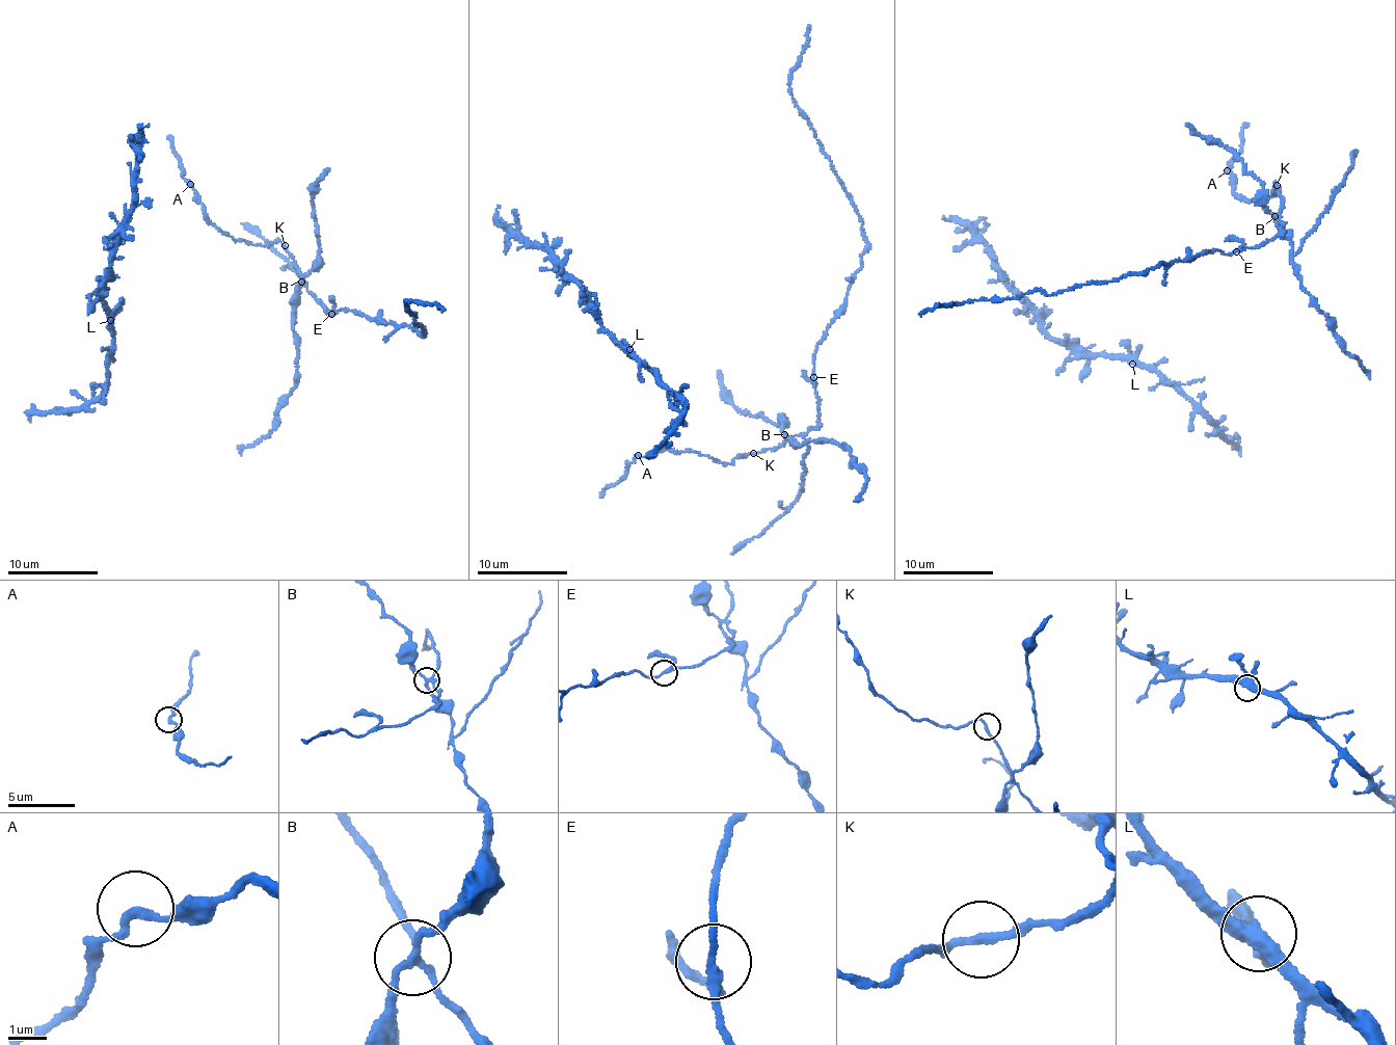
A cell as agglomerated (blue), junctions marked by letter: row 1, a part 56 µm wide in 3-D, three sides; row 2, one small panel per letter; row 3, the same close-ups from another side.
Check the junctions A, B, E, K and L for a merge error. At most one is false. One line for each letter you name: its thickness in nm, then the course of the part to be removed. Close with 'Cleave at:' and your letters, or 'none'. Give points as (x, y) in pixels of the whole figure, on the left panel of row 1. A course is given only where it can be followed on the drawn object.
B: Thickness 190 nm. Course of the part to remove: (302, 280), (293, 303), (294, 322), (301, 285), (296, 270), (268, 241), (241, 223)
Cleave at: B

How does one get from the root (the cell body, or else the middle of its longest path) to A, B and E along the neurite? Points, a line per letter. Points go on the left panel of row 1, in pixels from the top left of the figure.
A: (283, 244), (274, 241), (263, 246), (245, 243), (218, 231), (207, 218), (199, 196), (190, 184)
B: (283, 244), (302, 280)
E: (283, 244), (300, 278), (306, 283), (306, 289), (325, 306), (328, 315), (331, 314)

